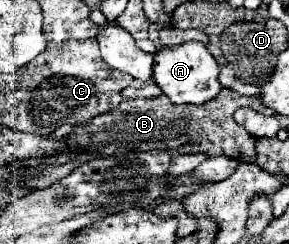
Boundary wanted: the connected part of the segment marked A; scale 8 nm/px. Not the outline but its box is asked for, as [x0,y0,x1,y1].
[153,40,221,104]

